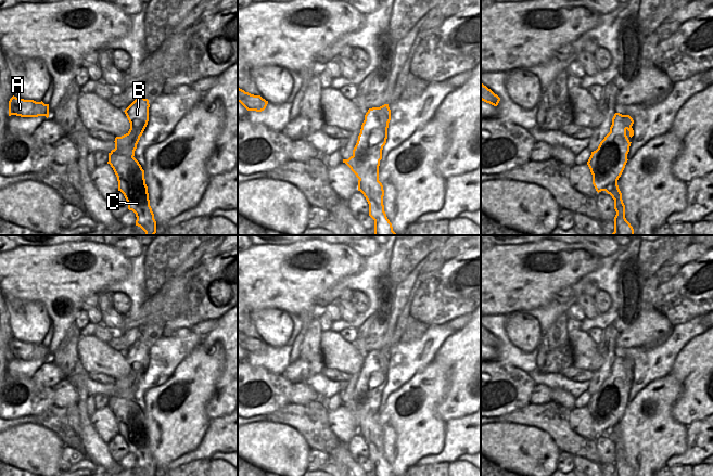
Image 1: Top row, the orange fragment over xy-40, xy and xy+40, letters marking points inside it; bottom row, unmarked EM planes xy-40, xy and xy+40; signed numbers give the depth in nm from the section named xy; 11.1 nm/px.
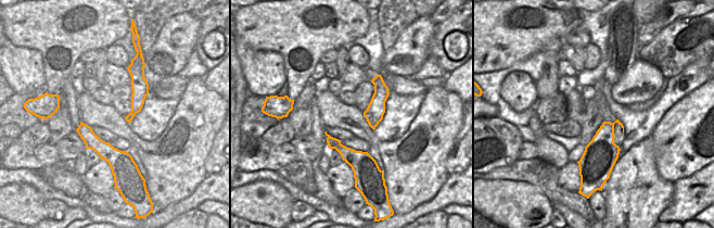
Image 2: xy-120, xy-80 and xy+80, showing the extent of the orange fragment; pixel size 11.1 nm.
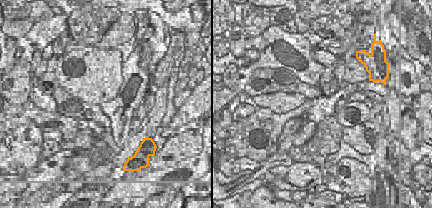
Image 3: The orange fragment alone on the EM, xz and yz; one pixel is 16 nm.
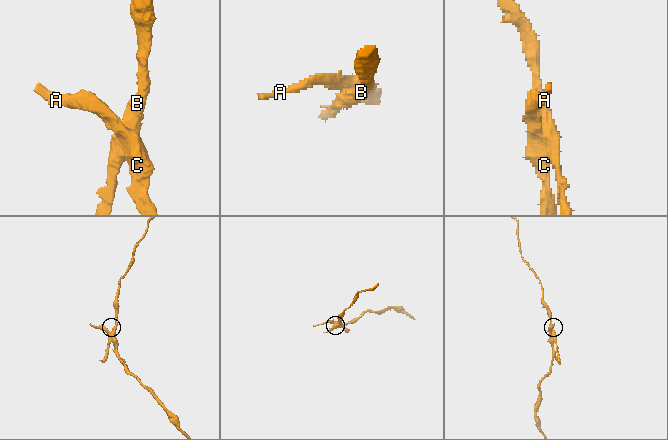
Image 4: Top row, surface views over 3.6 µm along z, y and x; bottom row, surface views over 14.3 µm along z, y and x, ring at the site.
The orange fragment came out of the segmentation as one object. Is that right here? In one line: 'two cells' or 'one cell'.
two cells

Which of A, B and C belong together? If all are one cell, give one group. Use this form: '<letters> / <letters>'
A C / B

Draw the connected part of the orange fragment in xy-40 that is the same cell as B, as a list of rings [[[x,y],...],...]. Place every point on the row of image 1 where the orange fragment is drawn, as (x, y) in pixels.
[[[140,95],[124,111],[129,123],[129,131],[115,138],[115,149],[111,152],[118,155],[135,156],[137,144],[149,121],[149,100]]]

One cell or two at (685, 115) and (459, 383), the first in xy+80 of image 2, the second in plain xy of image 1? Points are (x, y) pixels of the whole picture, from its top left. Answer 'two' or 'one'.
one

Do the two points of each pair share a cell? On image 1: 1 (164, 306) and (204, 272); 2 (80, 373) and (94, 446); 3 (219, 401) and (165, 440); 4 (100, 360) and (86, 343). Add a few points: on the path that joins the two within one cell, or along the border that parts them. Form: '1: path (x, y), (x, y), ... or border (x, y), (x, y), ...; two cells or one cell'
1: border (191, 270), (191, 279), (188, 285), (188, 310); two cells
2: path (83, 391), (83, 413), (87, 427); one cell
3: border (215, 387), (215, 391), (205, 409), (209, 420); two cells
4: path (96, 356), (89, 347); one cell

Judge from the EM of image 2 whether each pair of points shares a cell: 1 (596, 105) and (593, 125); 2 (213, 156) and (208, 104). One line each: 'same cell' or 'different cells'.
1: same cell
2: different cells

